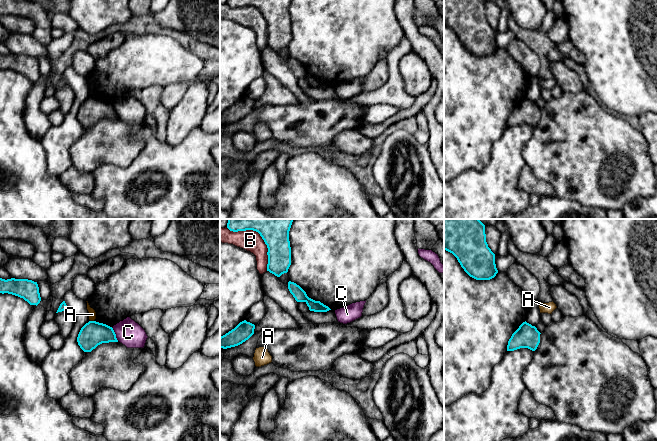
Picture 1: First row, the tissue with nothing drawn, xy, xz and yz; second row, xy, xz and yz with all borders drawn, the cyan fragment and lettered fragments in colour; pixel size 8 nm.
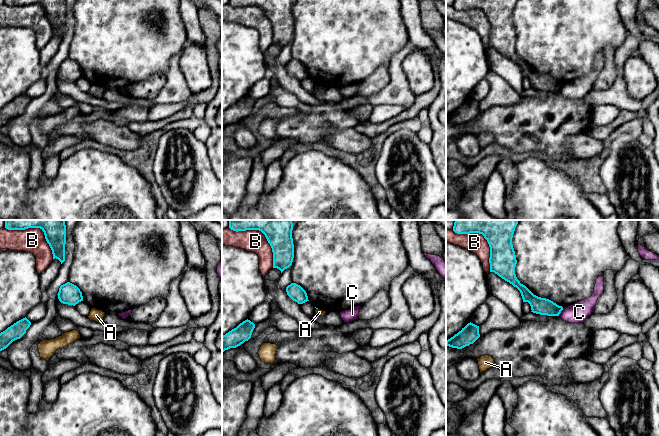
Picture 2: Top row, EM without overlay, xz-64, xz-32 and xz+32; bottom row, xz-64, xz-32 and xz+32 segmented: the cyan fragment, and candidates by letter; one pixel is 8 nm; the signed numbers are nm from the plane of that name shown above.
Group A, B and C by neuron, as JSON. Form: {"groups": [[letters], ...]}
{"groups": [["A"], ["B"], ["C"]]}

